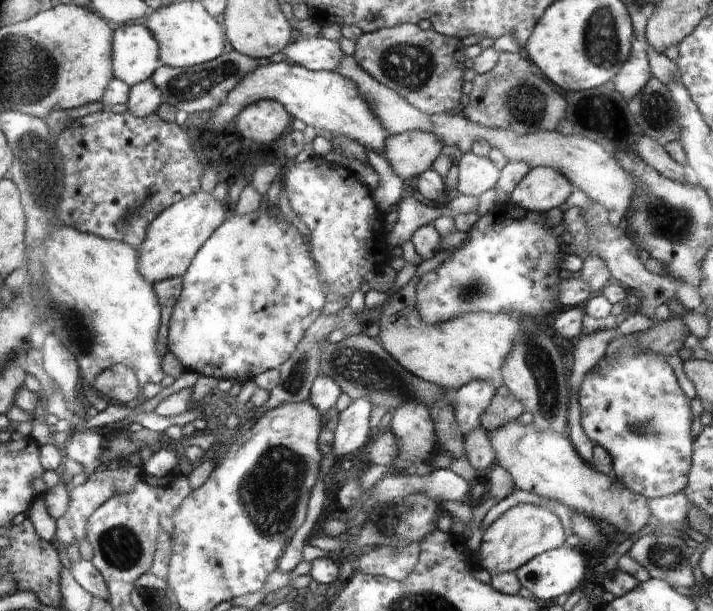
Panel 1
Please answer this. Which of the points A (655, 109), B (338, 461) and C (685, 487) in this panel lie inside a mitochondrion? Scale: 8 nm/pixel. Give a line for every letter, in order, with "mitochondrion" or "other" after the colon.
A: mitochondrion
B: other
C: other

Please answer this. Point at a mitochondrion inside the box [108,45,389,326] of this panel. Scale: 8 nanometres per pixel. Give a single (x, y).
(185, 87)

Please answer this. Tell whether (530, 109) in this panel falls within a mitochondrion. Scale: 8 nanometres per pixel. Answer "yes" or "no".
yes

